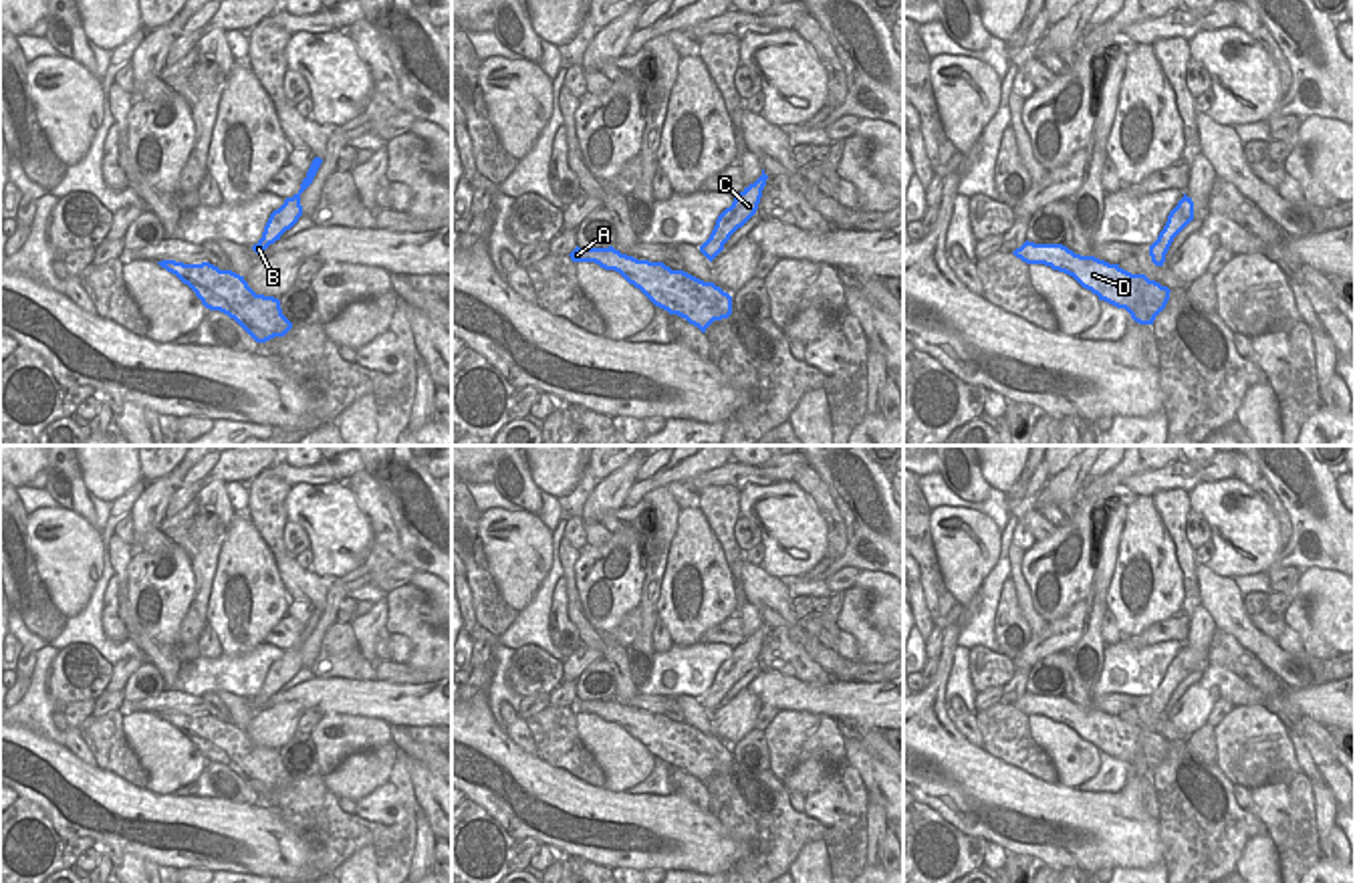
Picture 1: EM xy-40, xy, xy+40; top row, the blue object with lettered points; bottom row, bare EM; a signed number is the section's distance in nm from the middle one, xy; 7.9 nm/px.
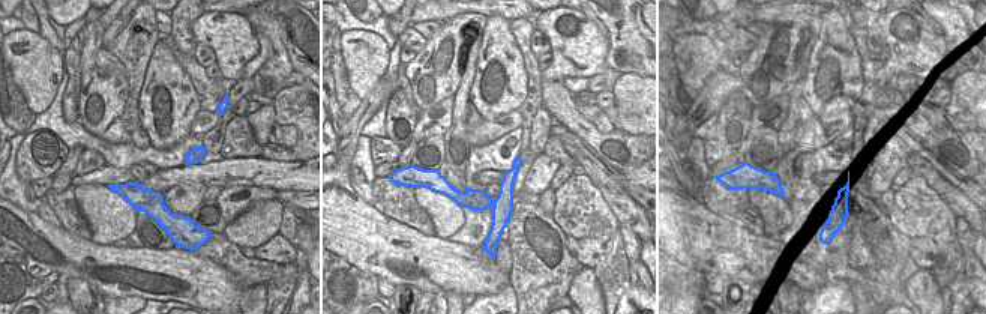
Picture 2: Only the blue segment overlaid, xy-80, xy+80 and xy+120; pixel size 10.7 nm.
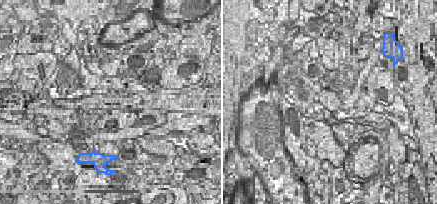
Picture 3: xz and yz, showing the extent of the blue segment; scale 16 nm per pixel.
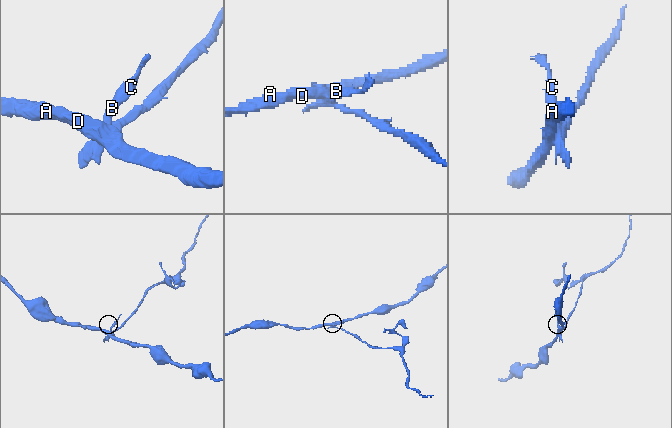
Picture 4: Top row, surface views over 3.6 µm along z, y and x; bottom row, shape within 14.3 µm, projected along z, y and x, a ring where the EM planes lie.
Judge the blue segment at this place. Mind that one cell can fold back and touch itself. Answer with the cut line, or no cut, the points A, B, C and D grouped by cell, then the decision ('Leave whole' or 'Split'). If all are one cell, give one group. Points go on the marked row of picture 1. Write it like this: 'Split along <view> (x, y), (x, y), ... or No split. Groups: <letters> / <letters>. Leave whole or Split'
Split along xy+40 (1164, 287), (1164, 293), (1146, 305), (1148, 323). Groups: A D / B C. Split

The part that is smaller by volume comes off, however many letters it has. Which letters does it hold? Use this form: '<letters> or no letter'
B, C

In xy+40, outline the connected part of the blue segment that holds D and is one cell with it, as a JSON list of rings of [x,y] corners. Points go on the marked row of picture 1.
[[[1026,240],[1012,254],[1026,264],[1044,264],[1073,276],[1099,300],[1125,308],[1131,317],[1137,310],[1143,274],[1131,274],[1119,264],[1109,264],[1095,256],[1075,254],[1063,244],[1034,244]]]

